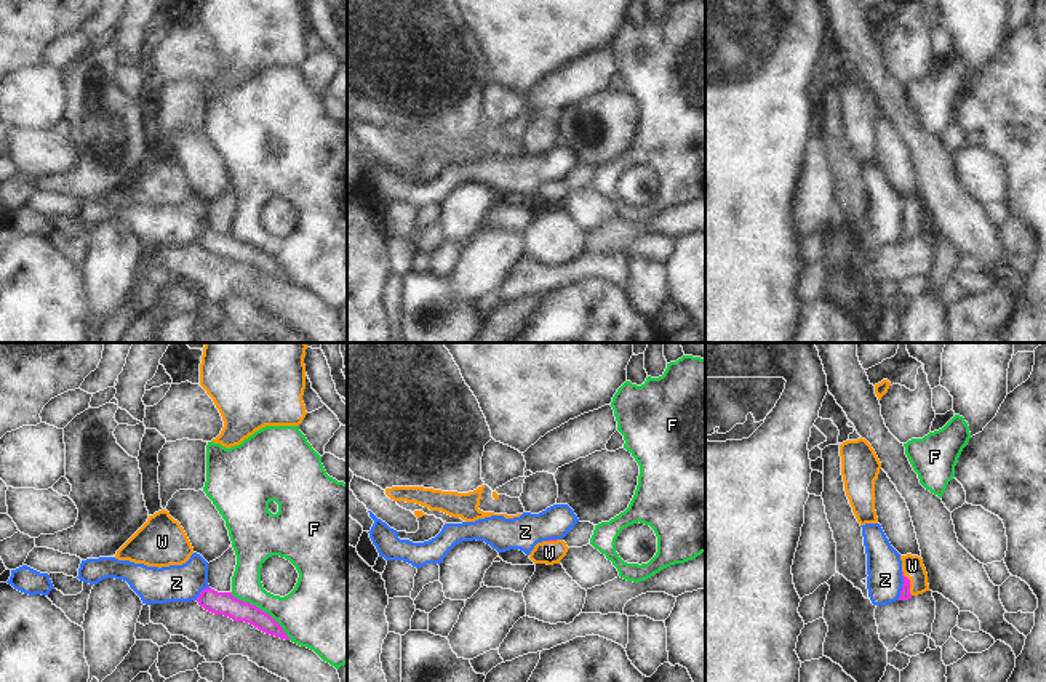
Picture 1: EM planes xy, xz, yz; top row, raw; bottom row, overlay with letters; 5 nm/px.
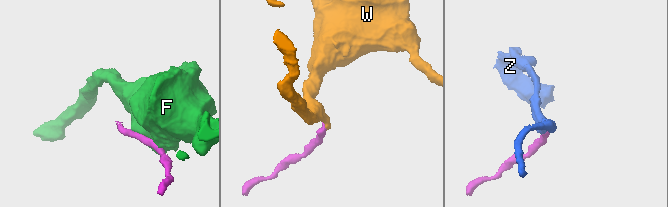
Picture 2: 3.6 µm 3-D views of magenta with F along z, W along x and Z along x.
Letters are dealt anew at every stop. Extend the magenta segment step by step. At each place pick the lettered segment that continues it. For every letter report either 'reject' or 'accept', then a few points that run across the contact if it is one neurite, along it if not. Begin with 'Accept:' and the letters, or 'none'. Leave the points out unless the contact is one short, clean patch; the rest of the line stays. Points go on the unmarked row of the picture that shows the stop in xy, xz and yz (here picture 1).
Accept: W
F: reject
W: accept; line yz (906, 236), (909, 224), (912, 207)
Z: reject; line yz (902, 213), (902, 231), (898, 240)

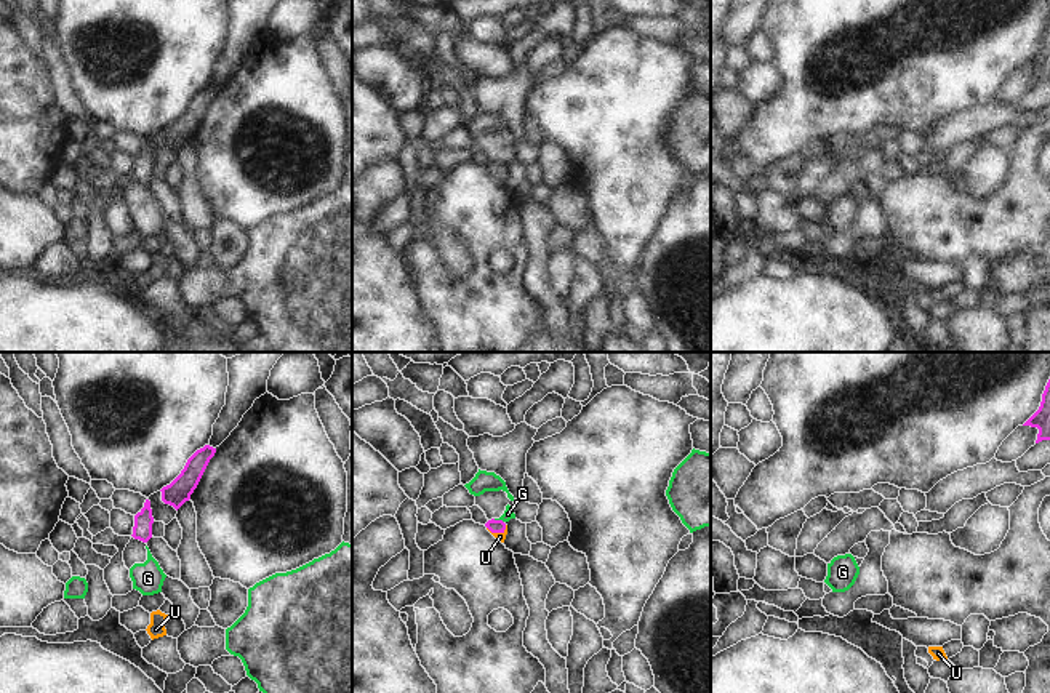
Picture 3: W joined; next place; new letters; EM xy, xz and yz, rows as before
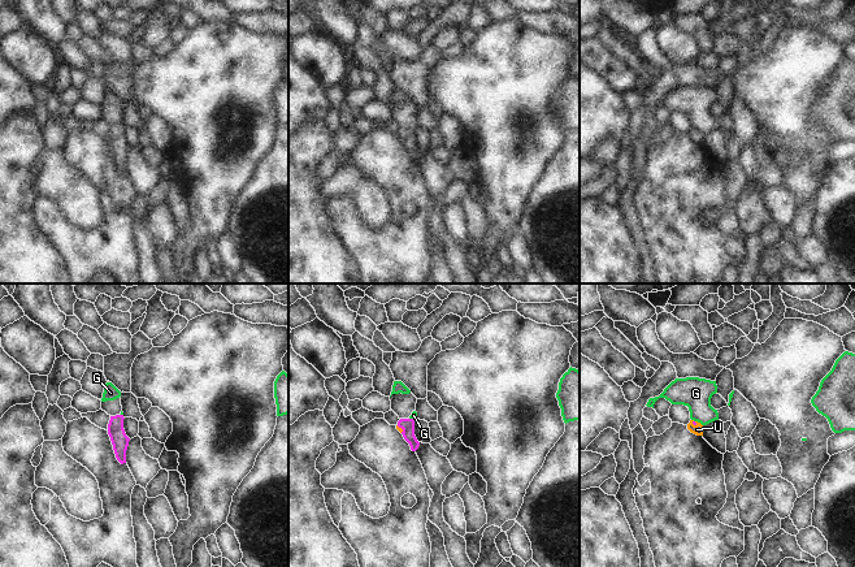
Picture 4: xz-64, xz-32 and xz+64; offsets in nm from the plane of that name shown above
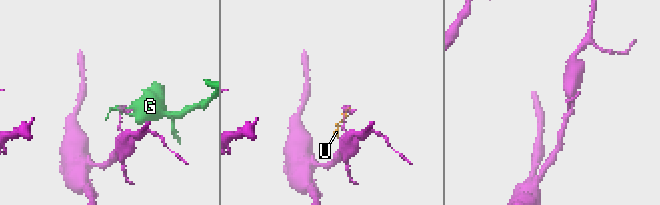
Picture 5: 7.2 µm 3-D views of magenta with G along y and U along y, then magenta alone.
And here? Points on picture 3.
Accept: U
G: reject; line xz (493, 160), (503, 164)
U: accept; line xz (493, 167), (496, 173), (500, 178)

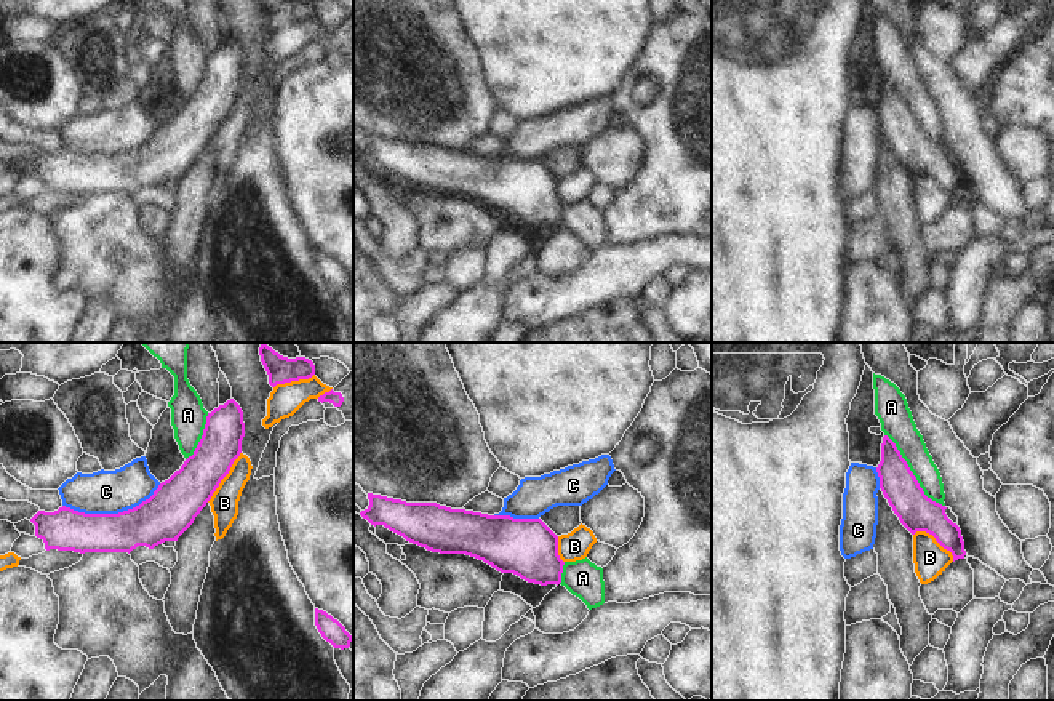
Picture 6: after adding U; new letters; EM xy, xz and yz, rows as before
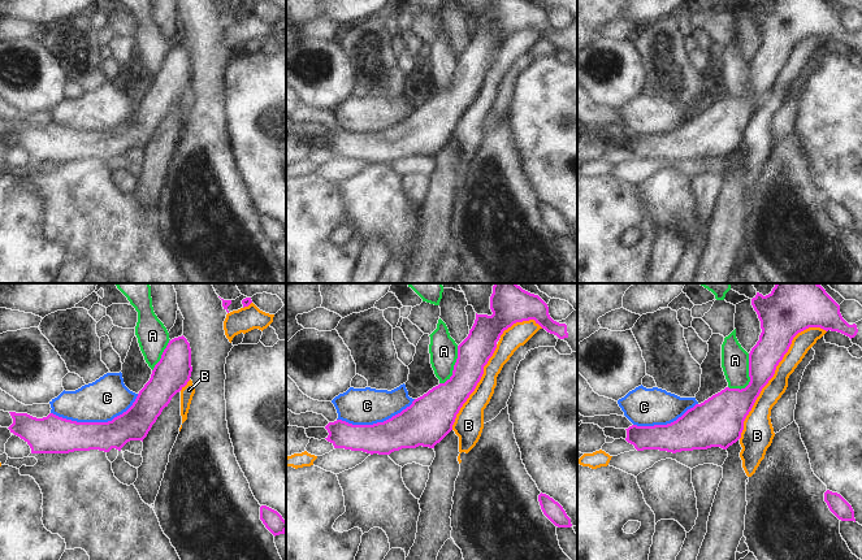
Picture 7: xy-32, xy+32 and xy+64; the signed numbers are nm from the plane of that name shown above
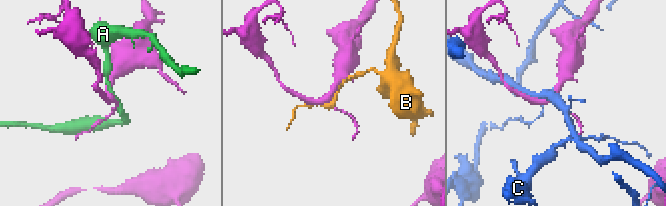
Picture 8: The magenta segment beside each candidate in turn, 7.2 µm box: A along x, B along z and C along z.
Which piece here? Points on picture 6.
Accept: none
A: reject
B: reject
C: reject

